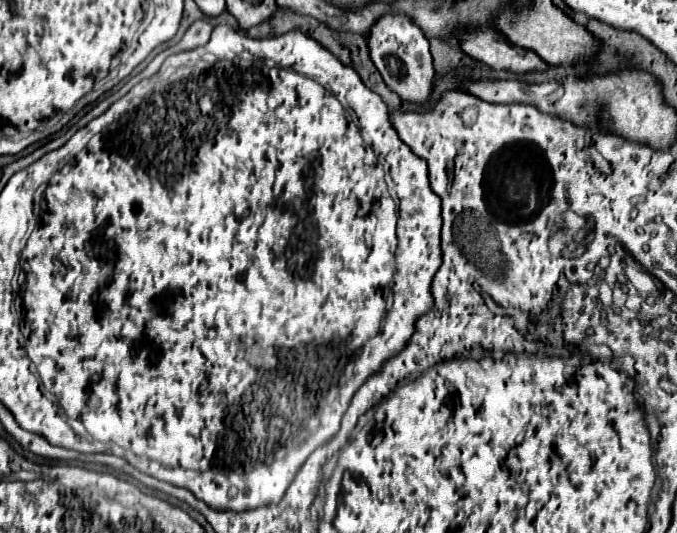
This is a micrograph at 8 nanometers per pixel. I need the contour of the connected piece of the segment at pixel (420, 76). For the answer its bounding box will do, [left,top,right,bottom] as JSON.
[367,15,435,103]

